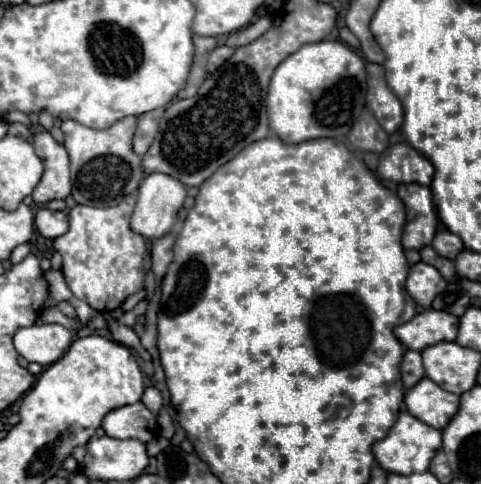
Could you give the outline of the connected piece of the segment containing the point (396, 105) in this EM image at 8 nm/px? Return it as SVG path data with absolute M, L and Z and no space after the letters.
M366 63L366 71L368 71L368 79L370 79L366 105L374 113L376 121L382 125L382 129L388 133L394 133L402 125L402 117L404 117L402 105L400 105L398 97L388 89L382 65Z

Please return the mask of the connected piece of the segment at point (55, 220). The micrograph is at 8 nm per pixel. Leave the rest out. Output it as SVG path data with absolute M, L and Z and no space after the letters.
M40 209L36 213L36 229L46 239L56 239L56 237L64 235L66 227L68 227L68 217L66 217L64 211Z

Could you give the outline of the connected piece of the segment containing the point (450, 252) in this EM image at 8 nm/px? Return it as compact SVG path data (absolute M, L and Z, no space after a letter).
M440 231L440 233L436 233L432 247L436 249L438 255L442 255L442 257L446 257L446 259L456 259L456 255L464 249L462 239L460 239L458 235L450 233L450 231Z

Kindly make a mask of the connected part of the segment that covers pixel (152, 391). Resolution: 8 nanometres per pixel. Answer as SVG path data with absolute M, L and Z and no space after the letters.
M148 387L148 389L144 391L142 403L144 403L154 415L158 415L160 409L162 409L162 395L160 395L160 391L158 391L156 387Z

